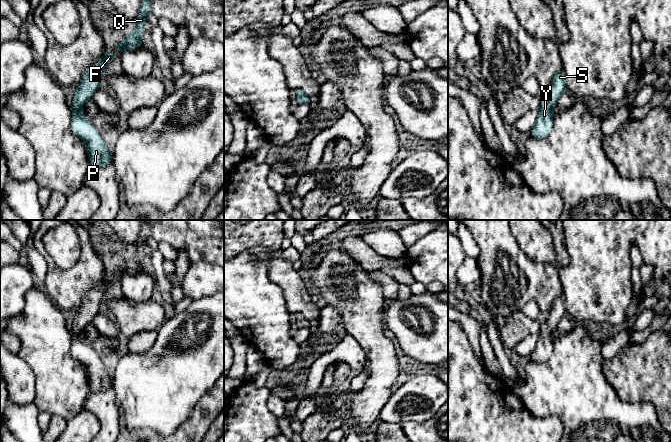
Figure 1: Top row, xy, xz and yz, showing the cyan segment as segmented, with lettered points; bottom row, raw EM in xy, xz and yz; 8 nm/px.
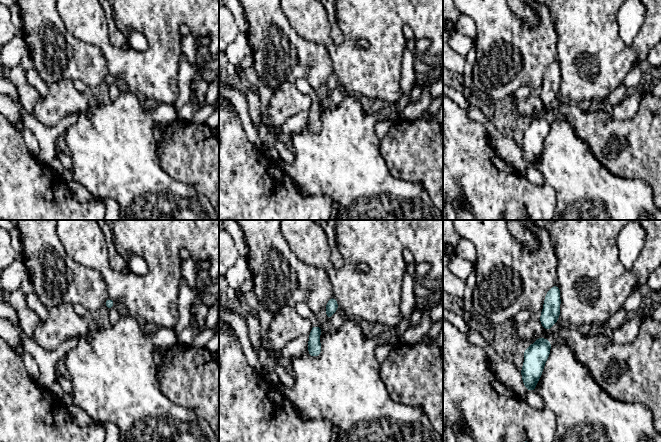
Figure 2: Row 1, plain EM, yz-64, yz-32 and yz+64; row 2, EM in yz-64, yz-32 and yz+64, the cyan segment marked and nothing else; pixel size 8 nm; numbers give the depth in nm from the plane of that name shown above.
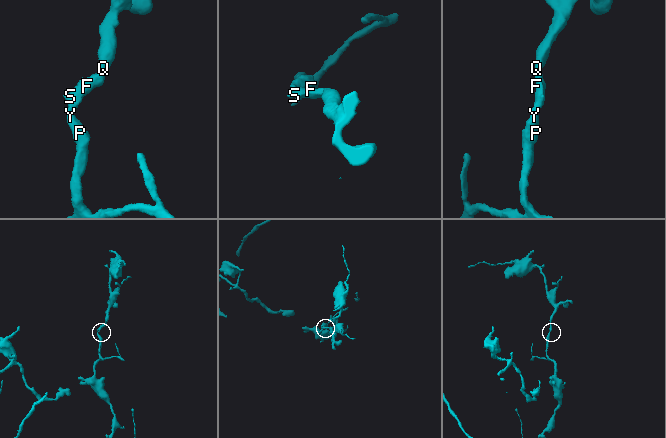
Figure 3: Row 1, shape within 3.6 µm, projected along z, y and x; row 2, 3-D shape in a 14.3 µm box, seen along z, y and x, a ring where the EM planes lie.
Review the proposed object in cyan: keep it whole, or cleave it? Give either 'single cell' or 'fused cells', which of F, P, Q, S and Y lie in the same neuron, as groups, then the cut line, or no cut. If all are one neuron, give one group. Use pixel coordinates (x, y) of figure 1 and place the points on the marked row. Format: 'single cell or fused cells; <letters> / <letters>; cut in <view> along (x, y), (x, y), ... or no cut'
single cell; F P Q S Y; no cut

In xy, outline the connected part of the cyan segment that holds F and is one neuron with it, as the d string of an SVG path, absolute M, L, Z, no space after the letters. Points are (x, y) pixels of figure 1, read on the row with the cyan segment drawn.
M106 49L104 56L86 70L79 86L75 89L73 102L70 104L72 109L71 130L84 141L92 169L106 167L112 161L112 153L106 147L95 126L84 116L81 108L100 88L101 78L108 65L114 60L115 55Z

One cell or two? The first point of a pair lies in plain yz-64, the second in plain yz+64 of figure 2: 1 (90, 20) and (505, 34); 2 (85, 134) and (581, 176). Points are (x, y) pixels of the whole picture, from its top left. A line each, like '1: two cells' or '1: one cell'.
1: two cells
2: one cell

